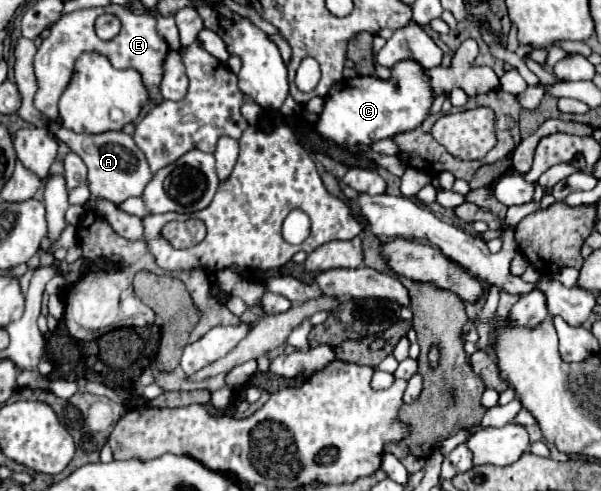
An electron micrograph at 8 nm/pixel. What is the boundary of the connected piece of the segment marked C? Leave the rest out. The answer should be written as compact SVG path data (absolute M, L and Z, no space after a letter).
M398 61L390 69L390 79L354 77L336 83L326 95L324 111L318 121L318 133L352 151L368 149L374 141L420 127L430 115L432 103L434 91L426 69L418 61Z

